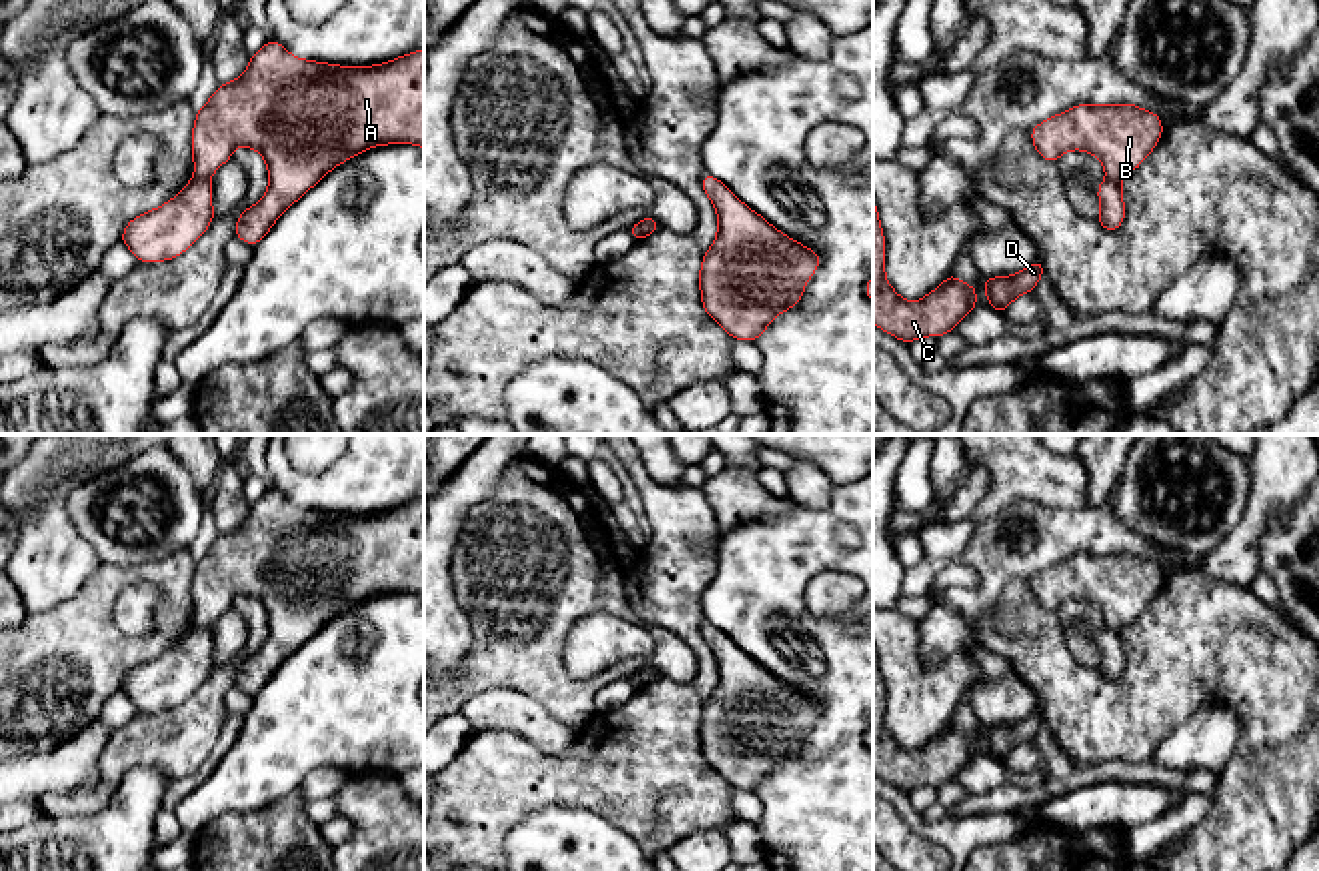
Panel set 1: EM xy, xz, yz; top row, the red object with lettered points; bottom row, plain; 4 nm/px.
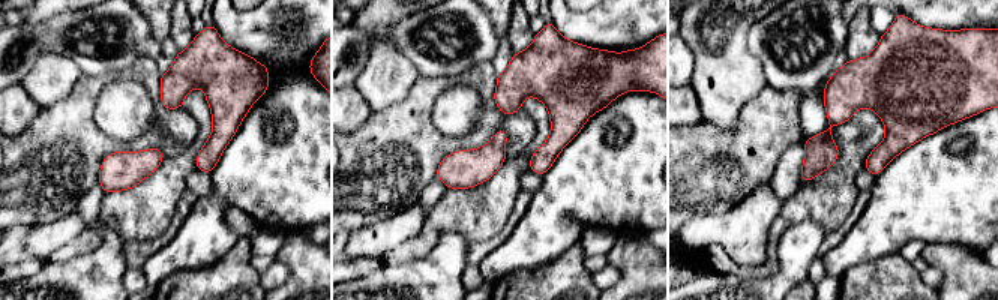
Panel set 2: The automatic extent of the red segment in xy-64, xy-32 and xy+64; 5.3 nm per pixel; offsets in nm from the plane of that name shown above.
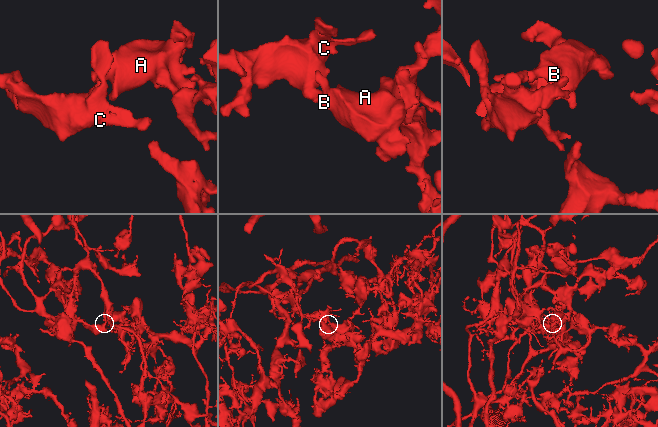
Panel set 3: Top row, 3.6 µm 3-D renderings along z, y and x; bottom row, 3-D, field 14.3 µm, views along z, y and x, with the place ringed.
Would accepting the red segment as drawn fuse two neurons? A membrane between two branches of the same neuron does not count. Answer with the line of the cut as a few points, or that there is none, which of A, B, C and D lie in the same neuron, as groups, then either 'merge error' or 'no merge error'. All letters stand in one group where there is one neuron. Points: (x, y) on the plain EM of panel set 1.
xy (195, 623), (209, 629) | A B / C D | merge error

